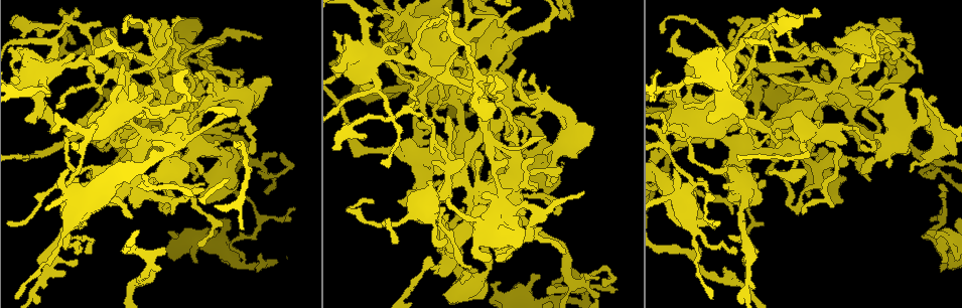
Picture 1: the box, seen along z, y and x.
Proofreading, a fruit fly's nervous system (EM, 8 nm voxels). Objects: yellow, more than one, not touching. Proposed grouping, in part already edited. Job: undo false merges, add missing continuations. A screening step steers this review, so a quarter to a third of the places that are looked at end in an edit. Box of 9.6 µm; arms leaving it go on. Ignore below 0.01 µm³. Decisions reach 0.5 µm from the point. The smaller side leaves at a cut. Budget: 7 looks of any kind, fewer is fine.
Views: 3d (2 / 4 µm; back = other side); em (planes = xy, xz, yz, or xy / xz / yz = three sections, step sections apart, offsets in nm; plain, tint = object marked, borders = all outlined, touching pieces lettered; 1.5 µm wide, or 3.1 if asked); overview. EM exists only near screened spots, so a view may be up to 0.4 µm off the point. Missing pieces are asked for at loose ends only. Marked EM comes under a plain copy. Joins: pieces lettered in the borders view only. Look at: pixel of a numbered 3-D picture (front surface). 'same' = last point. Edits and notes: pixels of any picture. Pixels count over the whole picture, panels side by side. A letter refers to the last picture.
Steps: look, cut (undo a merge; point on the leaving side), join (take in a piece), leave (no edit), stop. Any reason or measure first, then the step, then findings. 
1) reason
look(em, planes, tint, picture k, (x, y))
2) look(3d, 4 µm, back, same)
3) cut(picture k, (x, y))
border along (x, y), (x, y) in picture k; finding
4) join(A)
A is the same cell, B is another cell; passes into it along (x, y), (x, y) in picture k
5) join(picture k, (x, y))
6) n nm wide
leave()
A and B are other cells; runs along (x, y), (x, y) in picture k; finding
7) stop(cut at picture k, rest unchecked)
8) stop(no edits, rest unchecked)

abrupt turn
look(3d, 2 µm, picture 1, (748, 46))

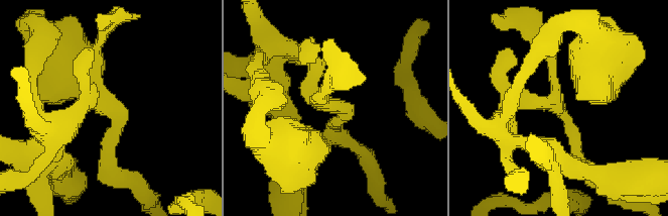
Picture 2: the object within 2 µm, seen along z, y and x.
need the tissue
look(em, xy, step 4, tint, picture 2, (319, 103))

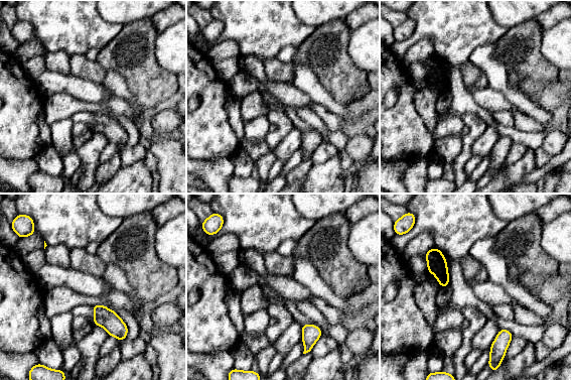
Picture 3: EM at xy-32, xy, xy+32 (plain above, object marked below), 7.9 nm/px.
what lies round it
look(em, xy, step 4, borders, same)

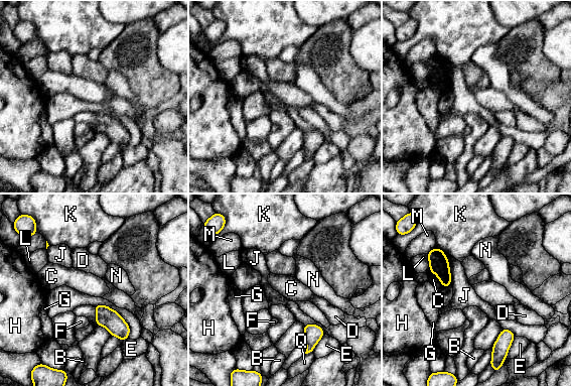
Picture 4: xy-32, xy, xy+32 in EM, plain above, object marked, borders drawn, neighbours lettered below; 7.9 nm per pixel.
leave()
B, C, D, E, F, G, H, J, K, L, M, N and Q are other cells; border along (429, 271), (436, 275), (442, 287) in picture 4; all the same cell

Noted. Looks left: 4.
thick turns thin
look(em, yz, step 8, tint, picture 1, (517, 34))

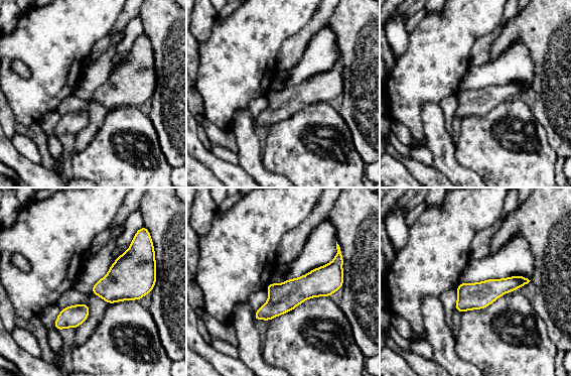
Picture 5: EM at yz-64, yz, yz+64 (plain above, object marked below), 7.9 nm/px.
look(em, xz, step 8, borders, same)

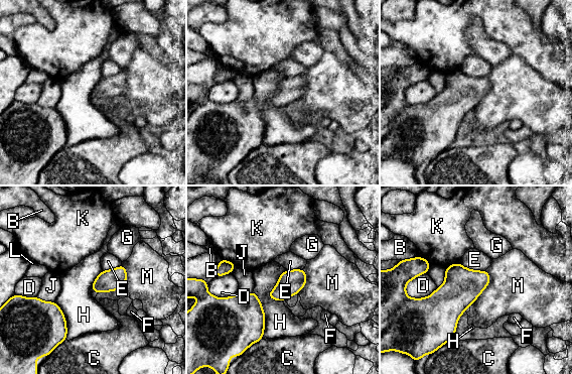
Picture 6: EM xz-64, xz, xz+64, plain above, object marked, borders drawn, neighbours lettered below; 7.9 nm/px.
leave()
B, C, D, E, F, G, H, J, K, L and M are other cells; border along (486, 270), (489, 282), (469, 304) in picture 6; one cell here

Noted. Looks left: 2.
an open end
look(em, xy, step 4, borders, picture 1, (712, 227))

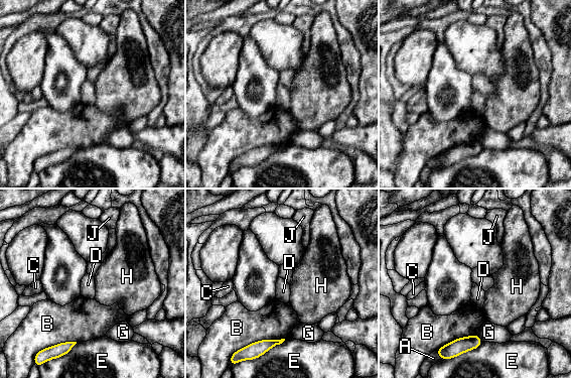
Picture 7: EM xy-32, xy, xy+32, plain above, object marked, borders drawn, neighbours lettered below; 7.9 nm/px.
look(em, planes, borders, same)

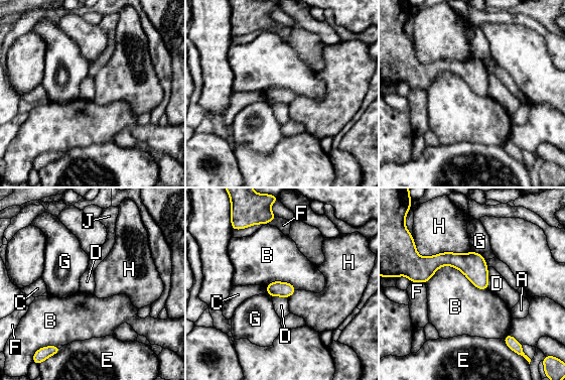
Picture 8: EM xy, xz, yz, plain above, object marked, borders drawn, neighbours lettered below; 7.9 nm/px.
leave()
A, B, C, D, E, F, G, H and J are other cells; runs along (485, 274), (438, 260), (415, 279) in picture 8; no lettered piece goes on from it

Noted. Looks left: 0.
stop(no edits, rest unchecked)

